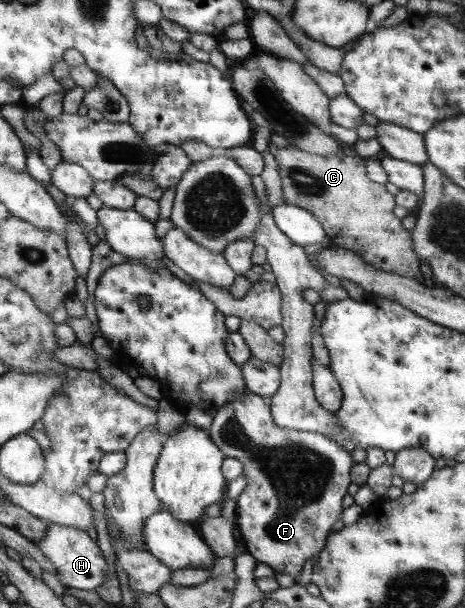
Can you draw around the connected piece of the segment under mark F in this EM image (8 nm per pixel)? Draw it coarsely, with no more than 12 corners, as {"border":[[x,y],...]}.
{"border":[[248,389],[205,431],[244,465],[245,551],[295,580],[355,464]]}

